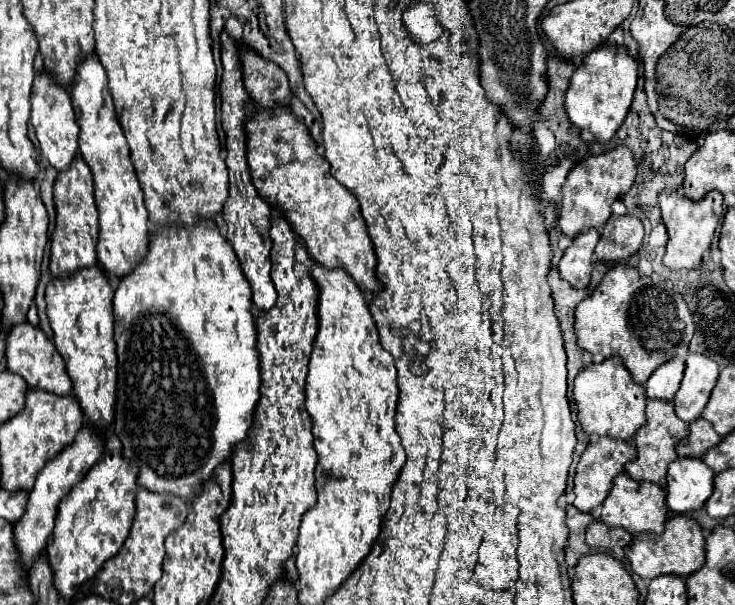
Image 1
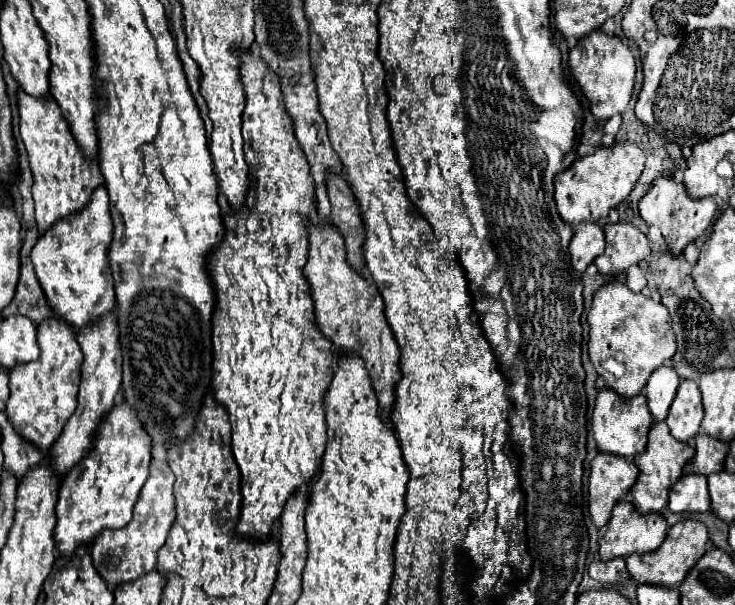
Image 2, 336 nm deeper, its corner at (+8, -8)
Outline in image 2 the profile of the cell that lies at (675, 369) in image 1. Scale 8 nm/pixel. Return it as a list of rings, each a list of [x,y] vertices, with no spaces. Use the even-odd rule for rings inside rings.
[[[662,365],[650,375],[646,385],[646,397],[656,421],[666,419],[678,385],[680,385],[680,377],[672,365]]]

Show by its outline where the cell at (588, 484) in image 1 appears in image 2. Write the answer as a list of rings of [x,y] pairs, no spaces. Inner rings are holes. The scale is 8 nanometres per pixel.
[[[598,453],[590,473],[590,515],[596,527],[604,527],[612,507],[620,501],[638,479],[638,467],[632,457]]]

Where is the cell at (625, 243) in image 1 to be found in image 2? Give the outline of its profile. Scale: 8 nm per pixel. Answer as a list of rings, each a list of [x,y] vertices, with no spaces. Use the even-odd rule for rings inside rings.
[[[610,223],[604,227],[606,249],[594,261],[602,275],[616,275],[650,255],[646,235],[630,223]]]

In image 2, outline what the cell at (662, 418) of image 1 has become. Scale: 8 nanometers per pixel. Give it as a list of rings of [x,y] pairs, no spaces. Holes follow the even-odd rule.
[[[664,421],[652,425],[652,429],[648,433],[646,451],[634,457],[634,461],[640,469],[640,475],[638,475],[636,485],[630,491],[630,497],[632,497],[632,503],[638,509],[638,513],[660,513],[660,509],[662,511],[666,509],[668,489],[670,489],[670,485],[674,485],[674,481],[678,481],[682,477],[682,469],[690,461],[690,457],[694,457],[694,447],[690,447],[688,443],[676,441],[670,435],[670,429]]]

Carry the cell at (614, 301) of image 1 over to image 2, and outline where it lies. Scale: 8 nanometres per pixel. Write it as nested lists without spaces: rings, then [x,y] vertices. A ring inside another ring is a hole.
[[[618,281],[602,285],[594,293],[594,303],[588,313],[588,325],[590,325],[590,341],[588,341],[590,361],[596,373],[606,381],[606,387],[614,389],[622,397],[636,397],[638,393],[642,393],[652,371],[664,365],[664,361],[668,361],[676,353],[676,337],[672,331],[668,309],[662,303],[644,297],[642,293],[630,291],[624,283]]]

